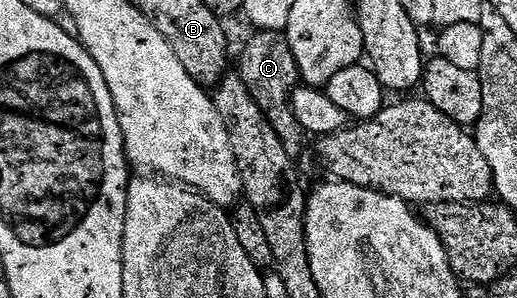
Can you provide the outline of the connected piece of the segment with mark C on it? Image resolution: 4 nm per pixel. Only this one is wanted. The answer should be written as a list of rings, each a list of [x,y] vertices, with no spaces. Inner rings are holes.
[[[258,29],[253,34],[242,51],[242,80],[244,85],[248,85],[248,93],[252,93],[256,105],[260,105],[264,117],[268,117],[272,129],[276,129],[280,141],[284,141],[284,149],[288,149],[290,155],[301,156],[302,142],[307,142],[308,136],[302,130],[300,121],[296,121],[296,113],[290,104],[291,94],[300,85],[296,57],[292,55],[290,42],[282,31]]]

